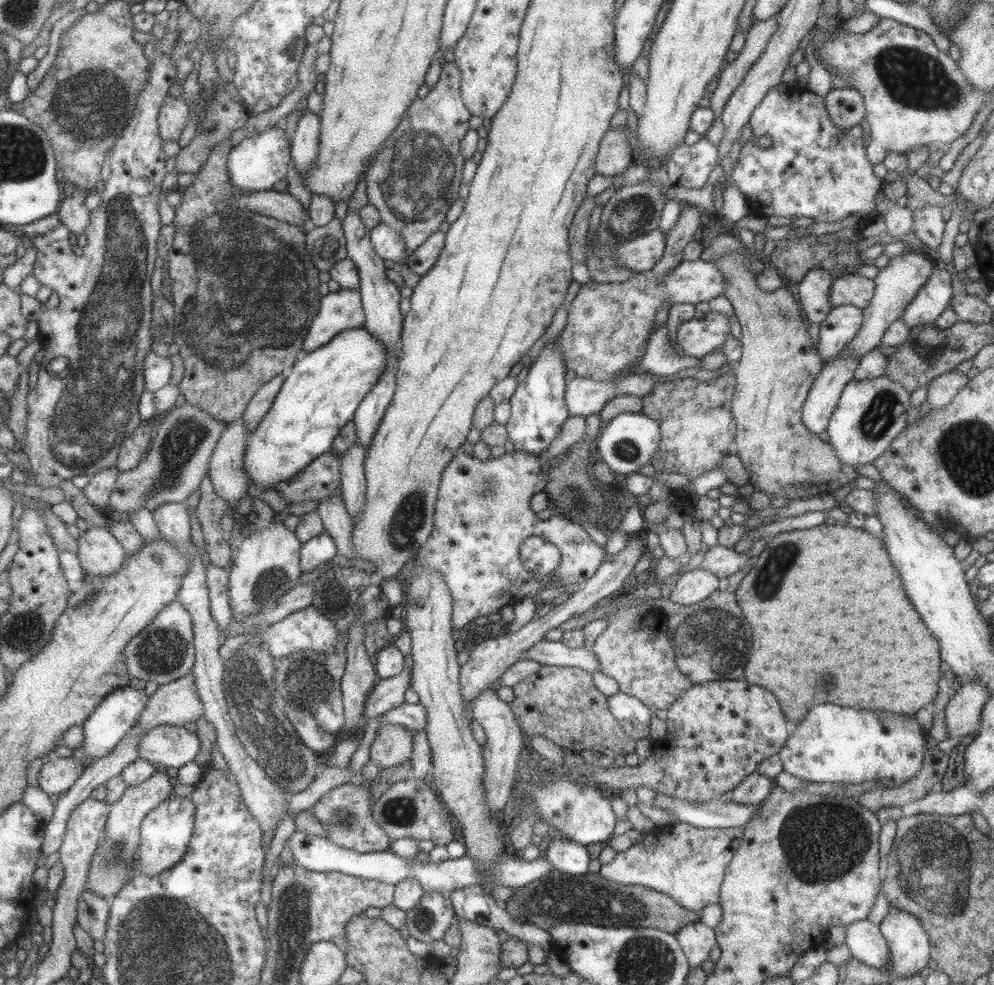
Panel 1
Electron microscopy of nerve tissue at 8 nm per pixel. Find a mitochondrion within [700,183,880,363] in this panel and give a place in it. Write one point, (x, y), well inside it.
(781, 312)

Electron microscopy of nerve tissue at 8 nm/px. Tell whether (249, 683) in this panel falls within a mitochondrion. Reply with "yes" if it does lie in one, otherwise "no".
yes

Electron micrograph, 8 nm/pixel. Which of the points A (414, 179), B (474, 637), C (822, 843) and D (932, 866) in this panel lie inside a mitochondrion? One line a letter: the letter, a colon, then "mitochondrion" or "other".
A: mitochondrion
B: other
C: mitochondrion
D: mitochondrion

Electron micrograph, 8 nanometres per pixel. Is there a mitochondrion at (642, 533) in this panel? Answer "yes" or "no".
no

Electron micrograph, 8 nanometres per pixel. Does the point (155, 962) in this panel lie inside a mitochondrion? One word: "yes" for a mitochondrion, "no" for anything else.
yes

